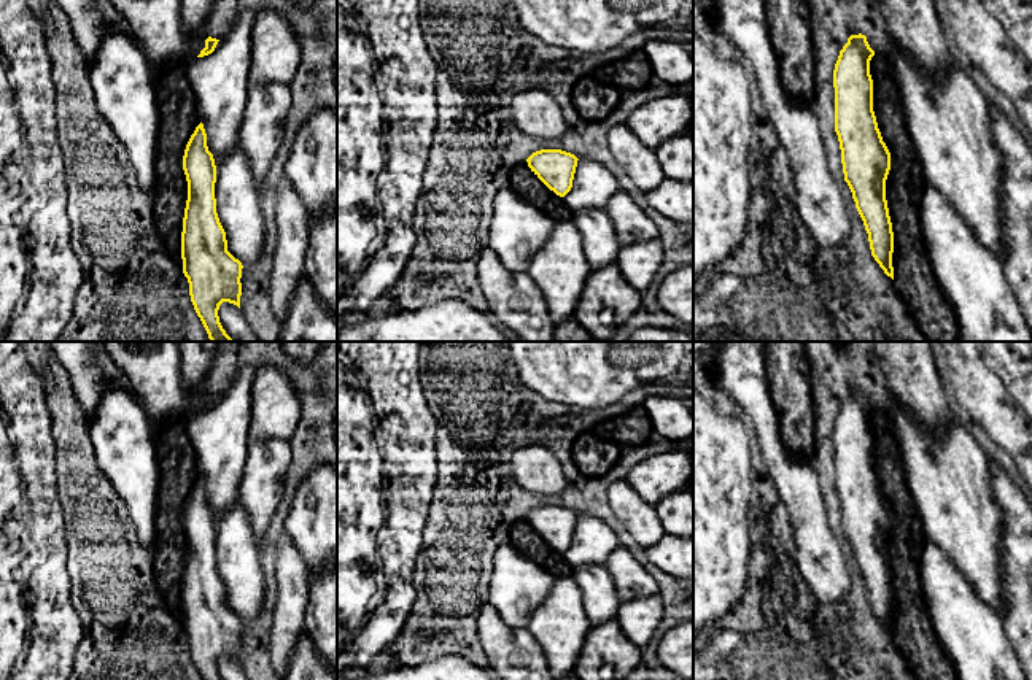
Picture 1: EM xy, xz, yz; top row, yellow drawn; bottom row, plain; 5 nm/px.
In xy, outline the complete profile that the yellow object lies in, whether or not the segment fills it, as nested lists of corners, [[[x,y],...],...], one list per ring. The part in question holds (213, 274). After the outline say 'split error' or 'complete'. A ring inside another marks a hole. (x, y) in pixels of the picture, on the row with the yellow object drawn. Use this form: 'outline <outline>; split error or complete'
outline [[[202,122],[186,145],[183,170],[188,200],[181,259],[191,302],[211,342],[232,342],[219,323],[218,310],[223,302],[240,308],[243,265],[227,251],[226,232],[216,213],[216,165]]]; complete

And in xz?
outline [[[541,149],[526,159],[531,172],[560,197],[572,187],[577,160],[574,154],[561,149]]]; complete

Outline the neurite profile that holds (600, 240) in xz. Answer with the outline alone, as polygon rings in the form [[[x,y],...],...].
[[[587,208],[571,219],[580,232],[584,256],[592,270],[599,270],[615,262],[622,243],[604,210]]]

